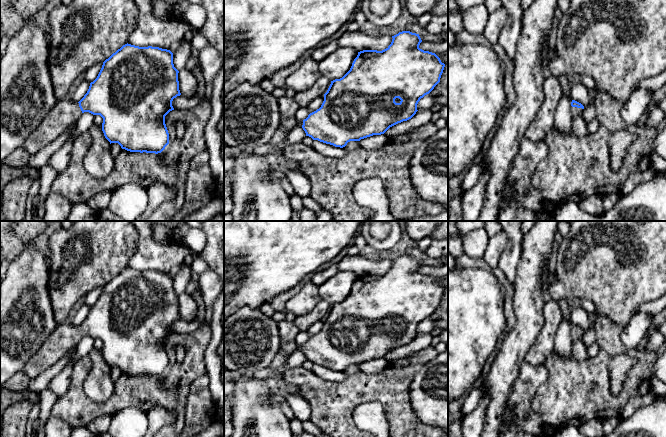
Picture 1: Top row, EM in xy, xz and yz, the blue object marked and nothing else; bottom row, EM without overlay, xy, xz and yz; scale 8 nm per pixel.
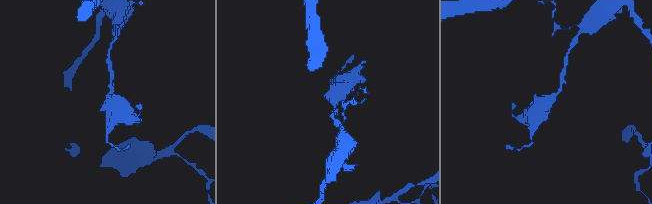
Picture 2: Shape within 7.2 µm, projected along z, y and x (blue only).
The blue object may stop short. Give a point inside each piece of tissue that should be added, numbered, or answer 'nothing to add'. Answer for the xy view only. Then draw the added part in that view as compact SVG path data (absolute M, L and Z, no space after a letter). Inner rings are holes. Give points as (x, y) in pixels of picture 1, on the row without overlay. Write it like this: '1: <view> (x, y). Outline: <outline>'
1: xy (64, 337). Outline: M59 324L22 368L30 380L56 364L81 340L79 327Z

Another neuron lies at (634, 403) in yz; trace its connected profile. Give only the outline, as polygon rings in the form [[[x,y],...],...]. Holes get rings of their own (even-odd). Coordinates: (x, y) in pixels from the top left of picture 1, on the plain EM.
[[[653,393],[630,397],[624,408],[622,419],[626,420],[630,418],[639,408],[645,407],[654,401],[655,395]]]

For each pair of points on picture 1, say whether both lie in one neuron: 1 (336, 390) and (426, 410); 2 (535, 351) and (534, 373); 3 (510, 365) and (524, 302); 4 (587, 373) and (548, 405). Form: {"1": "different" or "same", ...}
{"1": "different", "2": "different", "3": "same", "4": "same"}

